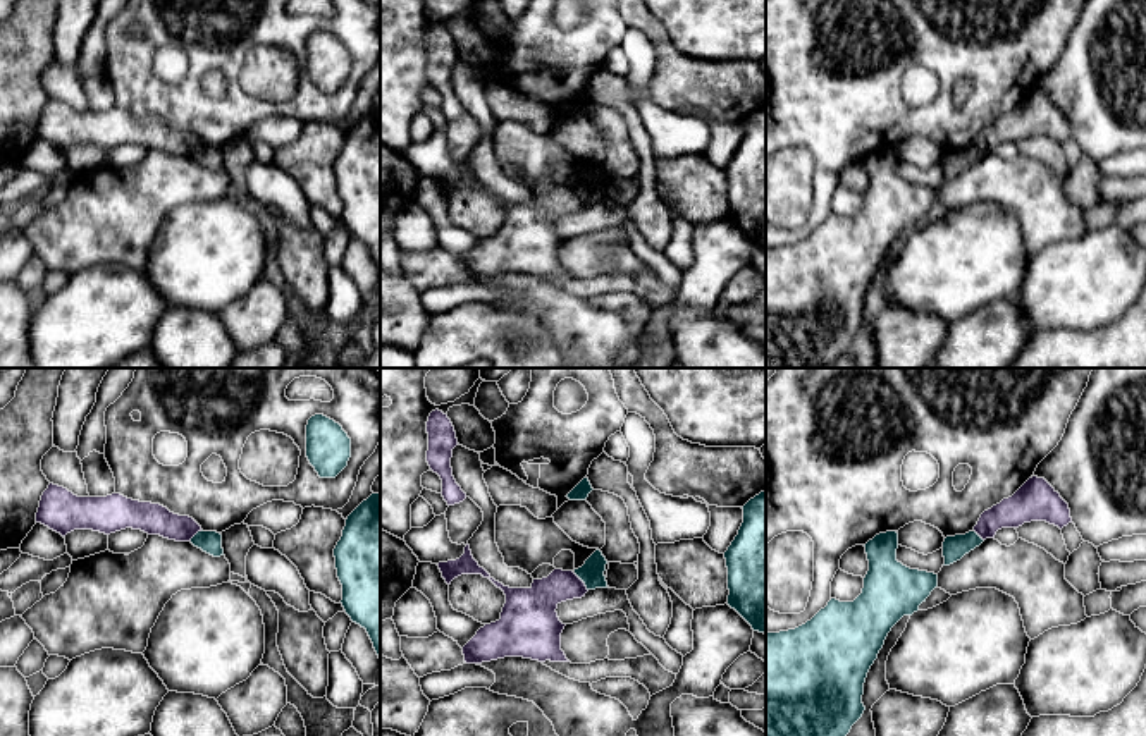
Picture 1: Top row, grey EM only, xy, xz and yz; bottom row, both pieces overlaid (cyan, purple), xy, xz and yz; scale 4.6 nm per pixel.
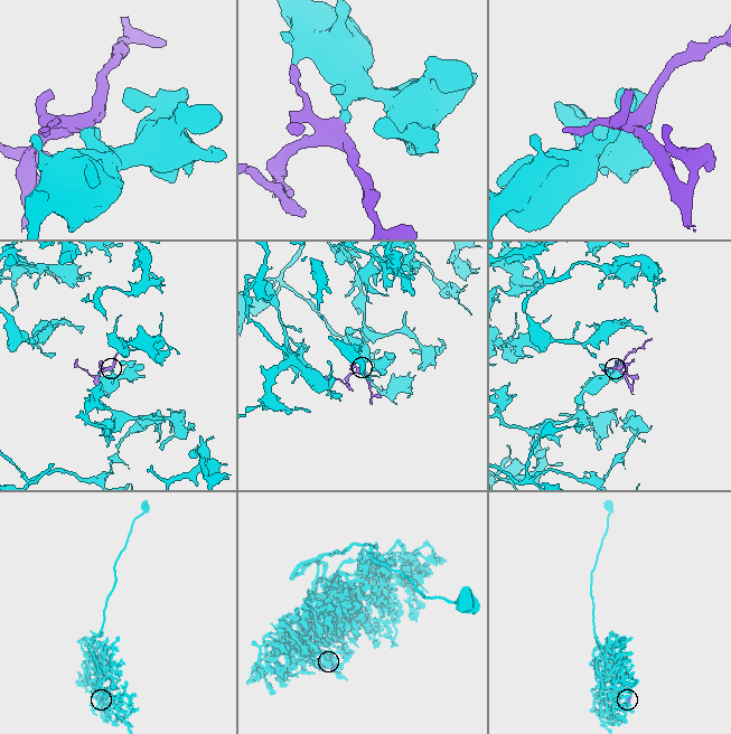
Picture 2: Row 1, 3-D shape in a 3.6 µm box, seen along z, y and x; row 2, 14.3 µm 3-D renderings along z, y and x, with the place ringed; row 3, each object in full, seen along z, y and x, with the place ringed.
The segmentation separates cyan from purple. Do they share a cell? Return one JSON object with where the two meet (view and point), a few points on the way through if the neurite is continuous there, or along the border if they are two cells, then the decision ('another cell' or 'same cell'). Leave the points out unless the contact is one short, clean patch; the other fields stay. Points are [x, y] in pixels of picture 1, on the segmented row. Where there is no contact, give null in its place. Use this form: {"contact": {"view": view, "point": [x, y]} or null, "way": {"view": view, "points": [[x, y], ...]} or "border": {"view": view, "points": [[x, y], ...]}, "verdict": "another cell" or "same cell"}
{"contact": {"view": "xz", "point": [582, 580]}, "border": {"view": "xz", "points": [[573, 573], [587, 590]]}, "verdict": "another cell"}

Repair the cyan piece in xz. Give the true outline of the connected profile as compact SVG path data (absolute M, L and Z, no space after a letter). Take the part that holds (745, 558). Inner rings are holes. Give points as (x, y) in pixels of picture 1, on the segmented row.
M766 490L742 509L743 523L724 552L728 605L766 635Z

